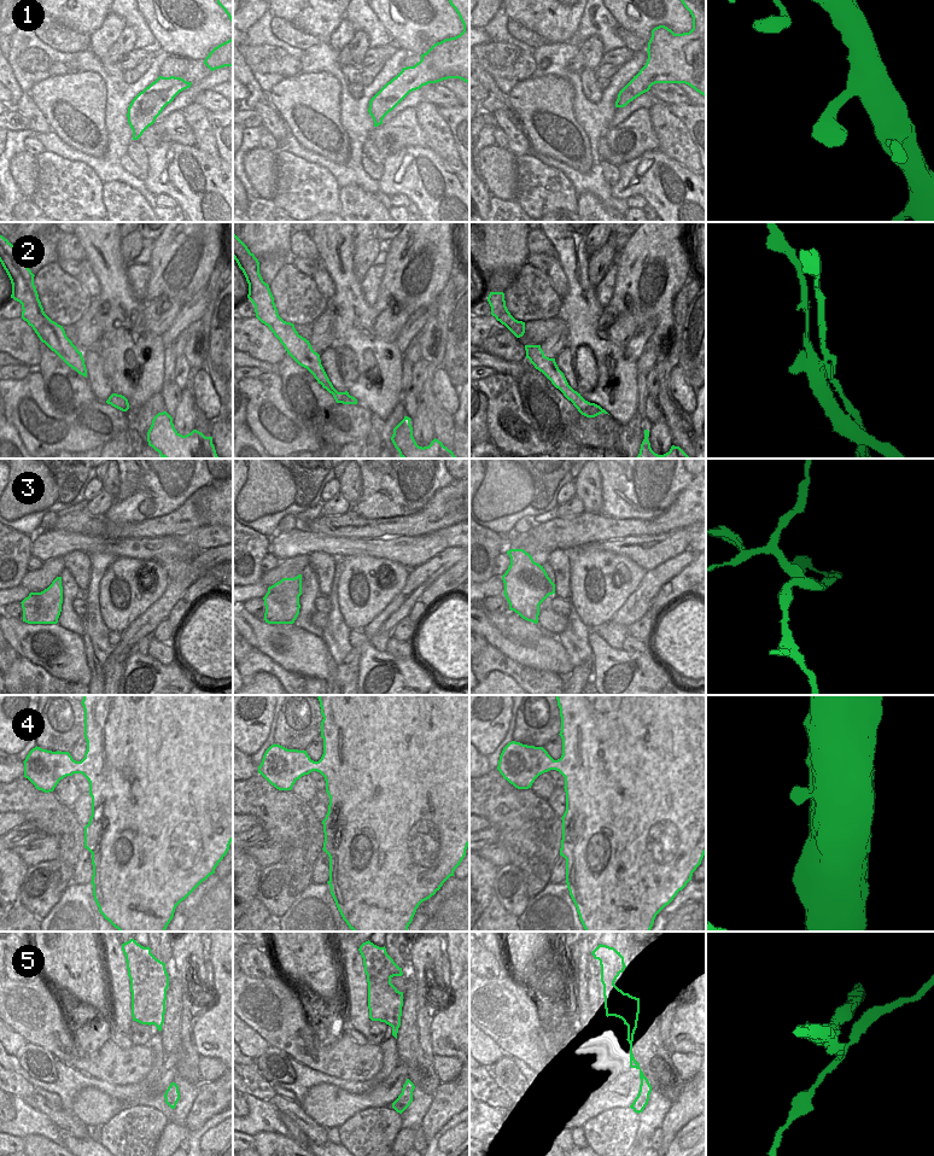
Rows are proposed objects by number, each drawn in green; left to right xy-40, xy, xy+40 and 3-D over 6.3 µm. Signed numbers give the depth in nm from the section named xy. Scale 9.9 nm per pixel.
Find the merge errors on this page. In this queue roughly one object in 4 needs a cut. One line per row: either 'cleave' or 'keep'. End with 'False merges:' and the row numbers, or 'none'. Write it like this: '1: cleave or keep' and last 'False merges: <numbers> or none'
1: keep
2: cleave
3: cleave
4: keep
5: cleave
False merges: 2, 3, 5

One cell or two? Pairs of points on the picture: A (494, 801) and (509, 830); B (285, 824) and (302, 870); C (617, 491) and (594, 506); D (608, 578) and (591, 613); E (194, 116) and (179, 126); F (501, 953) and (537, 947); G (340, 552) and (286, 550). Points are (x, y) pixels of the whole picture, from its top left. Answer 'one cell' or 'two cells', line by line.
A: one cell
B: one cell
C: two cells
D: one cell
E: two cells
F: two cells
G: one cell

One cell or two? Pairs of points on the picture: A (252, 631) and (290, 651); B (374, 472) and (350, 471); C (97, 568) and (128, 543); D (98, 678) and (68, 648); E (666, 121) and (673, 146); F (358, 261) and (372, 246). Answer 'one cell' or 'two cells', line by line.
A: one cell
B: two cells
C: two cells
D: two cells
E: one cell
F: one cell

